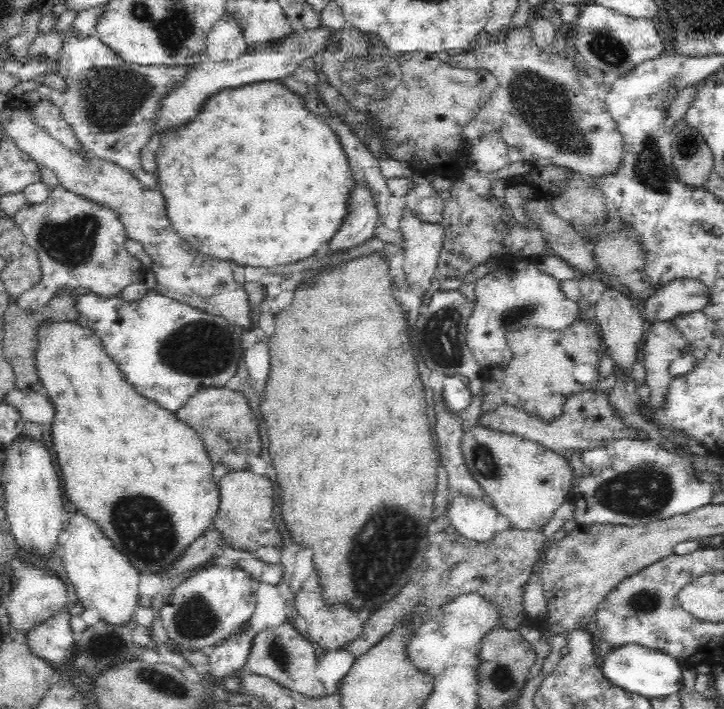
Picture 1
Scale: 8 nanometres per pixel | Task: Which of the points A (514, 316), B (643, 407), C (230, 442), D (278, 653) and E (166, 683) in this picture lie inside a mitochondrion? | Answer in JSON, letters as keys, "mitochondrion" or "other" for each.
{"A":"mitochondrion","B":"other","C":"mitochondrion","D":"mitochondrion","E":"mitochondrion"}

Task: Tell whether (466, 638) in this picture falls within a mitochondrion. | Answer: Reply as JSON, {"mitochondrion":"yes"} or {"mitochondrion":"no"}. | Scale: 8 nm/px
{"mitochondrion":"no"}

